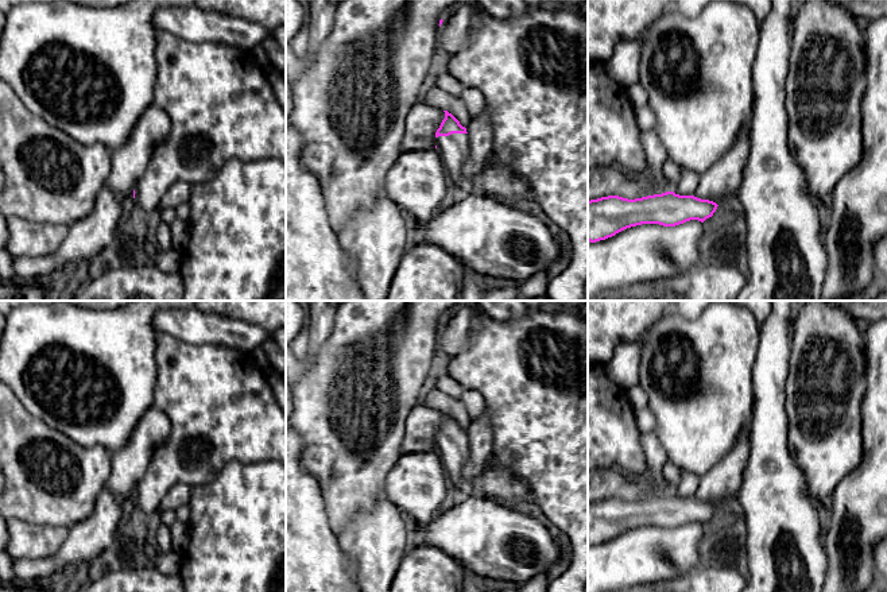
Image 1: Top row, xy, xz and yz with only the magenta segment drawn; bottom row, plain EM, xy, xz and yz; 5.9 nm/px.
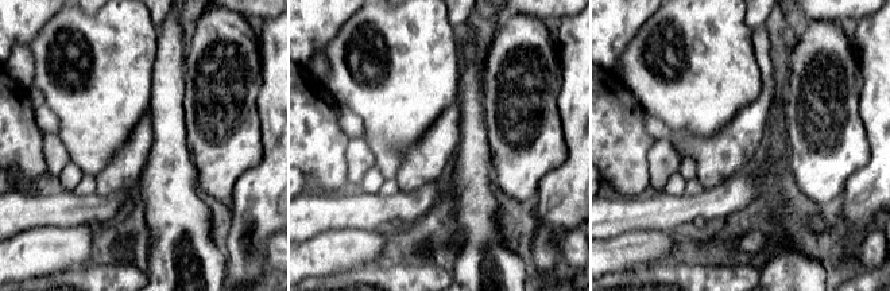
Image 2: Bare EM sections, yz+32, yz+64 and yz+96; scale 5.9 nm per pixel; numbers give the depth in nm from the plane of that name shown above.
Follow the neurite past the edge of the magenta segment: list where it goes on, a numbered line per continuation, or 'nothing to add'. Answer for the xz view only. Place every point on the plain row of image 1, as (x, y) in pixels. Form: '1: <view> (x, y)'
1: xz (498, 482)

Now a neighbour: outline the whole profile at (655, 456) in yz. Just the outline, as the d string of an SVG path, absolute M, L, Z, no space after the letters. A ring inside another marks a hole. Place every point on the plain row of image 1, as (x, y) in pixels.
M640 433L640 444L646 458L647 473L651 477L661 479L663 465L670 461L662 442L655 433Z

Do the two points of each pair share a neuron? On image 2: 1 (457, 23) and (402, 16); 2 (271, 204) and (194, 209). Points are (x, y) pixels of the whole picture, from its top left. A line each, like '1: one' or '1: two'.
1: two
2: two

